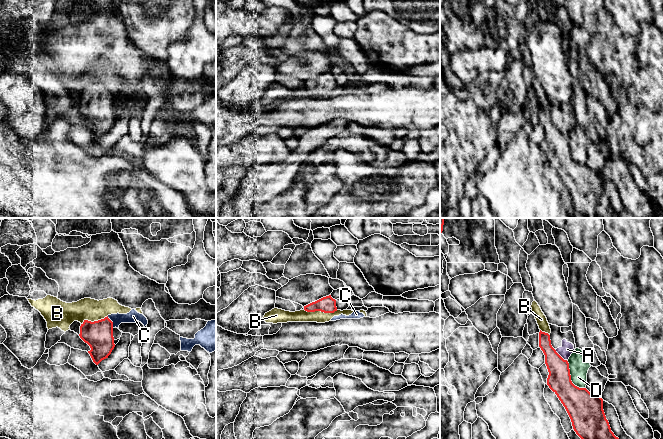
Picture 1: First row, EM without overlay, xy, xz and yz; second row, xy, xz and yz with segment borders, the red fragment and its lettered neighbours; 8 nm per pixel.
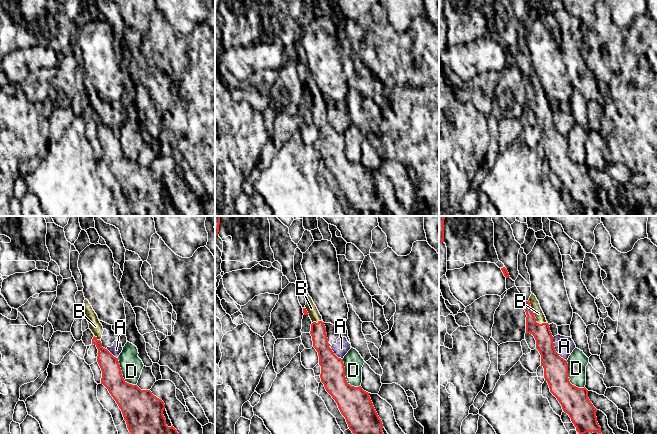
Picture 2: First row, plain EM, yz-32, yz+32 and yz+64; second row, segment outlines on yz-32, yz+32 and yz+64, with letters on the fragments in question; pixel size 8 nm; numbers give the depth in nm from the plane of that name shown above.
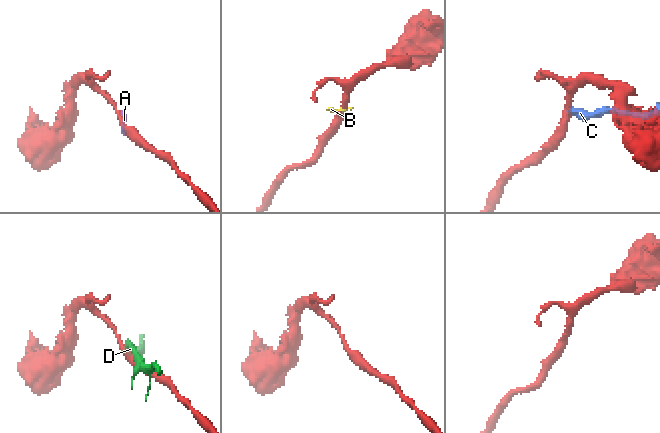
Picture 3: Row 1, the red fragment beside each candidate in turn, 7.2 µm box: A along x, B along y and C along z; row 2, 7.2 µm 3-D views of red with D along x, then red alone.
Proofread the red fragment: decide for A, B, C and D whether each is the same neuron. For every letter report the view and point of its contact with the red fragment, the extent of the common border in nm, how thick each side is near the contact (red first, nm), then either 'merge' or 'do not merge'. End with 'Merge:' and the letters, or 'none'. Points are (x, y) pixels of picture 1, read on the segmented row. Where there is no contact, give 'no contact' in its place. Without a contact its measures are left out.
A: meets red in yz at (559, 355); contact 140 nm long; 190 nm thick on the red side, 100 nm on the other; do not merge
B: meets red in xz at (321, 311); contact 280 nm long; 130 nm thick on the red side, 100 nm on the other; do not merge
C: meets red in xy at (112, 322); contact 110 nm long; 220 nm thick on the red side, 100 nm on the other; do not merge
D: meets red in yz at (570, 378); contact 280 nm long; 260 nm thick on the red side, 160 nm on the other; do not merge
Merge: none

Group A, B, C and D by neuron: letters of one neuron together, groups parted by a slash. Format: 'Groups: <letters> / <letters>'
Groups: A B / C / D

